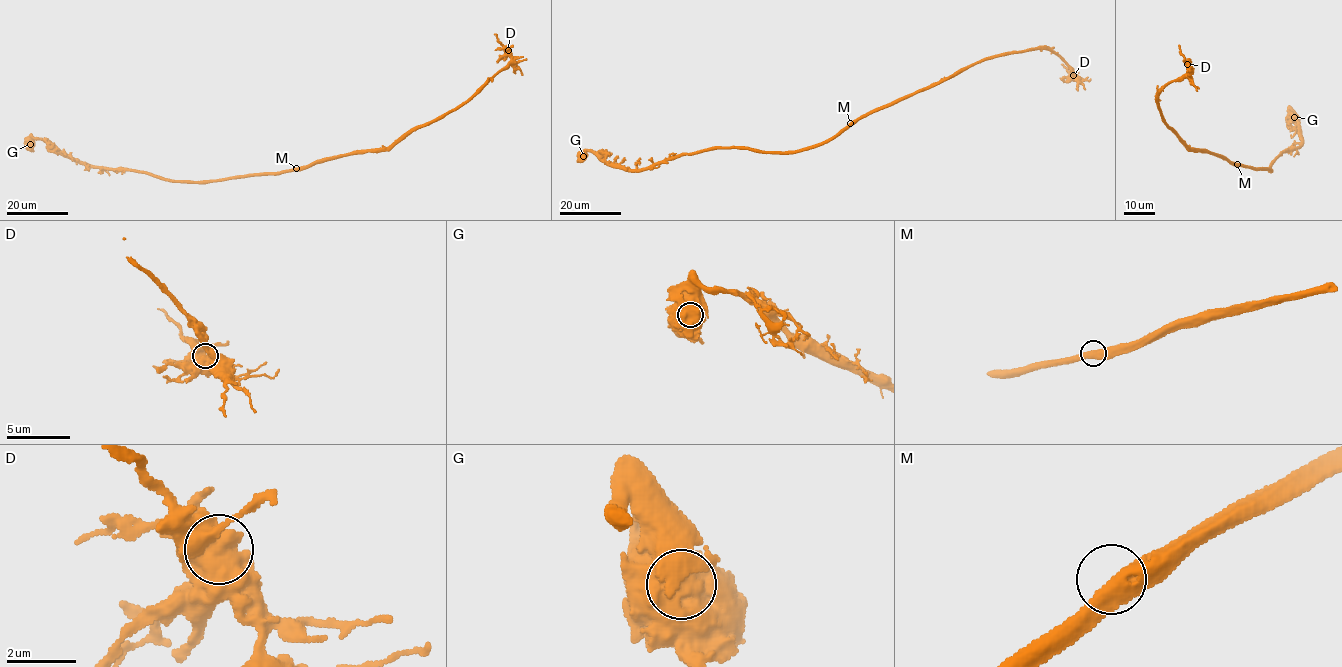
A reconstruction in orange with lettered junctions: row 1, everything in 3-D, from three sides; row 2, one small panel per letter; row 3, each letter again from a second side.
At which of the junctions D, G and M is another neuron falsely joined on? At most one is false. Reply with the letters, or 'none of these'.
none of these

